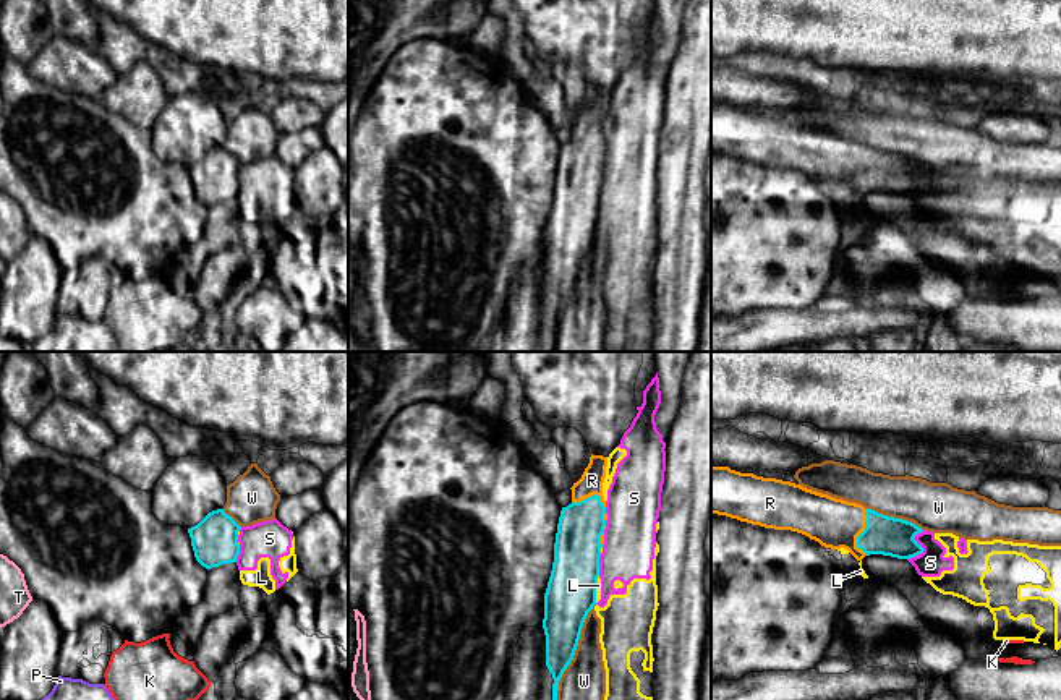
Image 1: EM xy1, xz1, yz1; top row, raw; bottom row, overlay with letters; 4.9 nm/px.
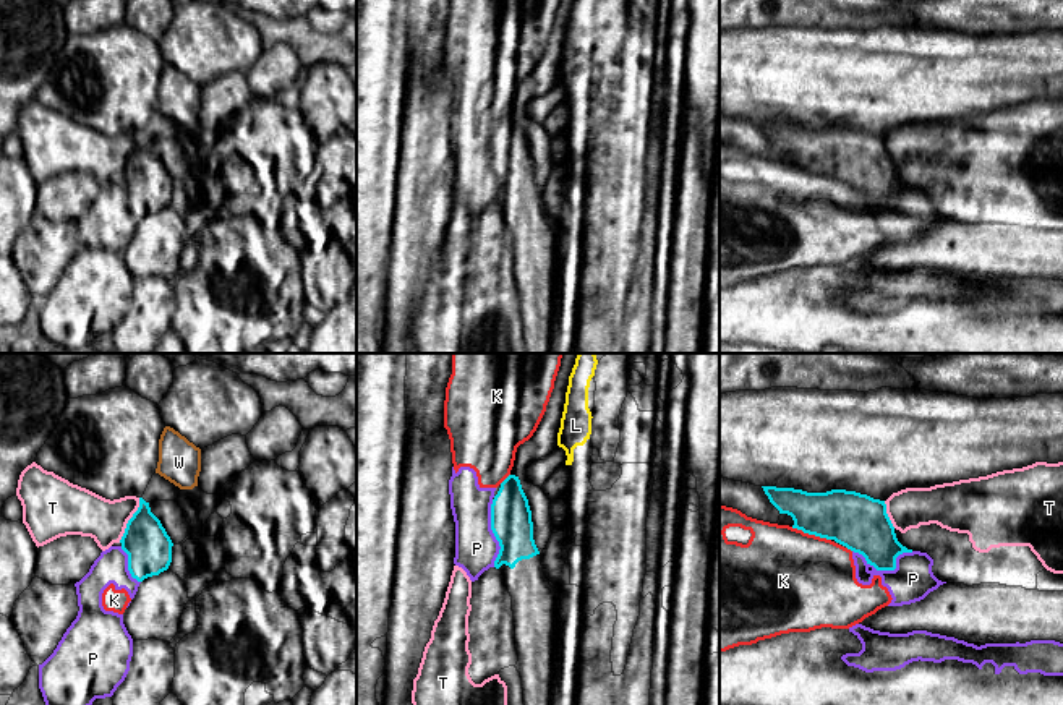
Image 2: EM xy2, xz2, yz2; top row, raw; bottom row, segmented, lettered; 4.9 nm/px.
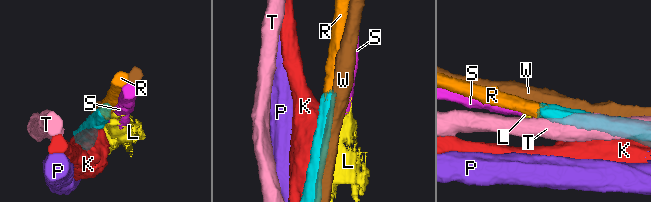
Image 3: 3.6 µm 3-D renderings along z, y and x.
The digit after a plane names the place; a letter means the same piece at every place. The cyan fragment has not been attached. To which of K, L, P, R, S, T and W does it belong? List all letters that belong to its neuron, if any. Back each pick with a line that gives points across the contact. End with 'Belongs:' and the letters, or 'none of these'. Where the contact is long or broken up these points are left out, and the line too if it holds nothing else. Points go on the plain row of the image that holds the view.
R: way yz1 (885, 172), (862, 169), (851, 162), (835, 161)
Belongs: R

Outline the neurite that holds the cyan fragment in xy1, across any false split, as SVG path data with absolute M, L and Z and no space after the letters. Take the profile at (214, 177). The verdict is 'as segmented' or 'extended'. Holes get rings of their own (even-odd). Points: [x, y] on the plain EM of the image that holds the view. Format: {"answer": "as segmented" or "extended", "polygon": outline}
{"answer": "as segmented", "polygon": "M224 146L209 149L198 162L188 165L196 198L207 207L236 199L240 165Z"}

